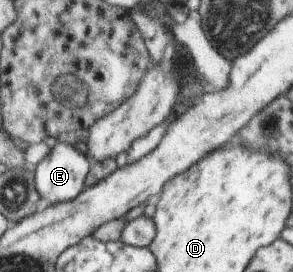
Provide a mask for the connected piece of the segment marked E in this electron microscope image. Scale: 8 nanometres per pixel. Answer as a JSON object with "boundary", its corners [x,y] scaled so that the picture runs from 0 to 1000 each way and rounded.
{"boundary":[[[195,518],[171,563],[113,610],[133,721],[160,728],[171,754],[266,728],[307,625],[300,585],[246,529]]]}

